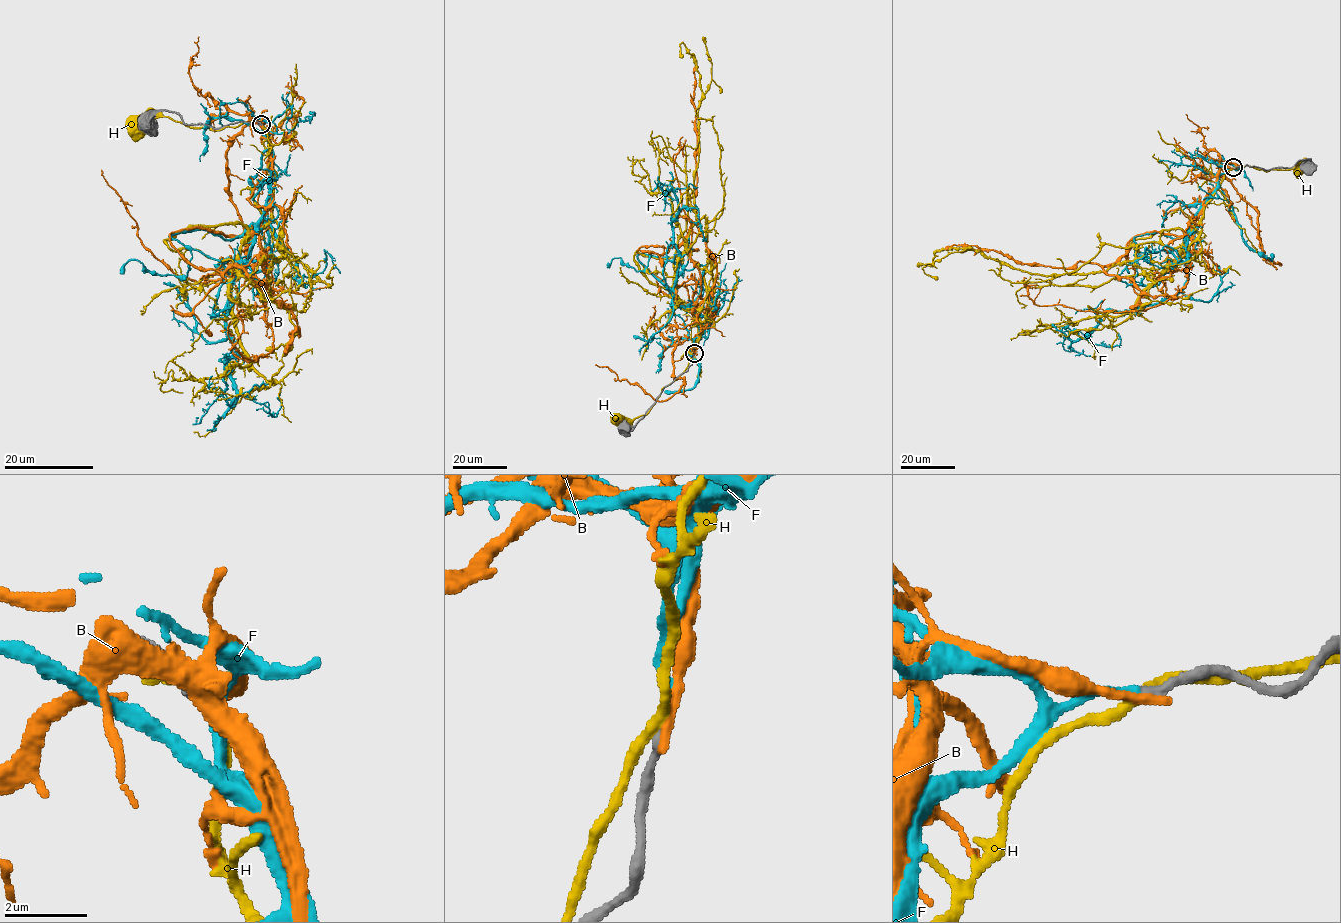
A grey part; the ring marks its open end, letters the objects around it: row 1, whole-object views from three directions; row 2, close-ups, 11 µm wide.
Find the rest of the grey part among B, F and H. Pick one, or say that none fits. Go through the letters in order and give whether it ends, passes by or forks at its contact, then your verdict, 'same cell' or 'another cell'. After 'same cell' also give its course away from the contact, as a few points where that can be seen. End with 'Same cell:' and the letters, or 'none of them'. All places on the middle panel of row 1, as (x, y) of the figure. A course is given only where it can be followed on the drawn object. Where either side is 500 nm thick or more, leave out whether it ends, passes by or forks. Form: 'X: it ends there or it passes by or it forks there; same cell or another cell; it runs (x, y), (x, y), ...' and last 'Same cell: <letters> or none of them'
B: it ends there; another cell
F: it ends there; same cell; it runs (693, 353), (699, 318), (689, 306), (672, 306), (678, 198), (669, 185), (655, 188)
H: it passes by; another cell
Same cell: F

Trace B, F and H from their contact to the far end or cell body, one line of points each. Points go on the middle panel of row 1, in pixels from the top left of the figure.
B: (693, 354), (700, 319), (672, 297), (637, 250), (678, 246), (691, 226), (697, 65)
F: (693, 353), (699, 318), (689, 306), (672, 306), (678, 198), (669, 185), (655, 188)
H: (693, 354), (687, 368), (662, 390), (645, 415), (632, 420), (617, 419)

